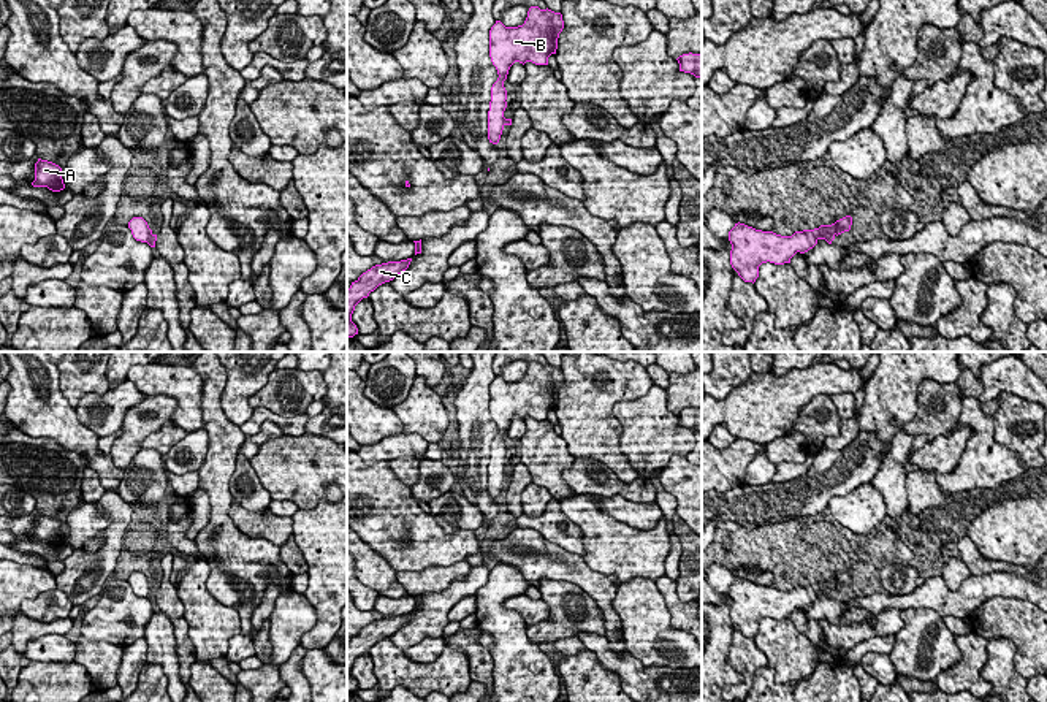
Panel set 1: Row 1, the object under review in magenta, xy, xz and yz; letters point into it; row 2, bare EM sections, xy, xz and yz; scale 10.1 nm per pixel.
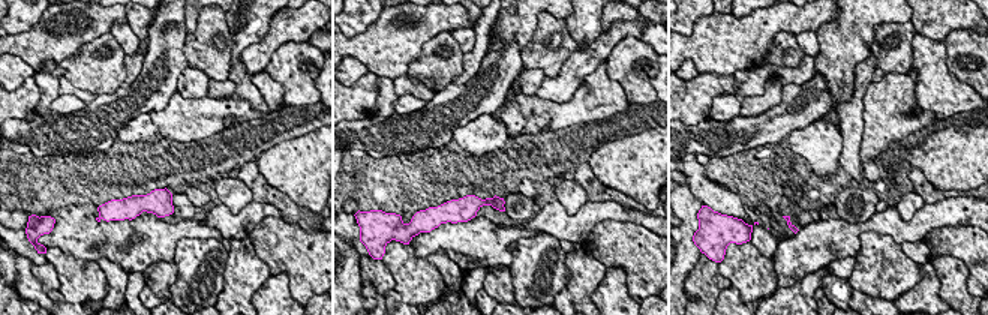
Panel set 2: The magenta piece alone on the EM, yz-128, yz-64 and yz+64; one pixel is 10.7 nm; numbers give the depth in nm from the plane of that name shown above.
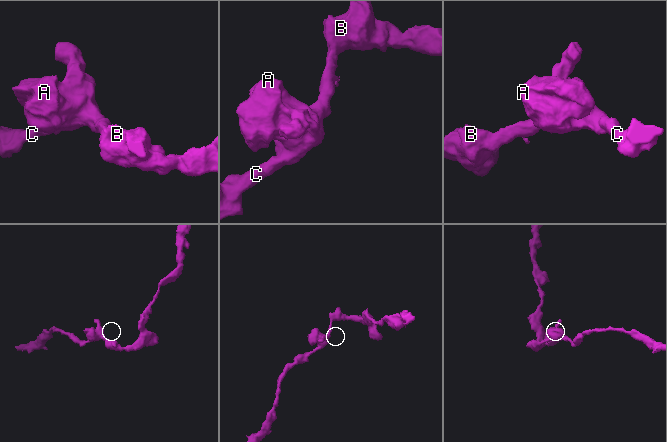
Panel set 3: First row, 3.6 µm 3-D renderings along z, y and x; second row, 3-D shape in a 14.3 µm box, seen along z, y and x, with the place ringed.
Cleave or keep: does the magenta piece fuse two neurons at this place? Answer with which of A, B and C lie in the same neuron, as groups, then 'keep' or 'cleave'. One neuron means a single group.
groups A B C; keep

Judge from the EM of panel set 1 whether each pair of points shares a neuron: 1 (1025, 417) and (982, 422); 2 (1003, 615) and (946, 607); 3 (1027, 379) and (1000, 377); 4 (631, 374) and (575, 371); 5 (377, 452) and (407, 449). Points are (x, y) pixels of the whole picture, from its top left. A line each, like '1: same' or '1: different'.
1: different
2: different
3: same
4: same
5: same

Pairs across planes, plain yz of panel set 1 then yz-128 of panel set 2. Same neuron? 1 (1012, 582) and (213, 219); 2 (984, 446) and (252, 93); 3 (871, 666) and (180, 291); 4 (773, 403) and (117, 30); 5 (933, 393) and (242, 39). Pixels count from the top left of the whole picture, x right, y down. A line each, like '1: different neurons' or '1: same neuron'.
1: same neuron
2: different neurons
3: different neurons
4: different neurons
5: different neurons

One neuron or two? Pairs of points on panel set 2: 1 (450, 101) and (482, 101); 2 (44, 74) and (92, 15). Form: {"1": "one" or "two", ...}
{"1": "one", "2": "two"}

